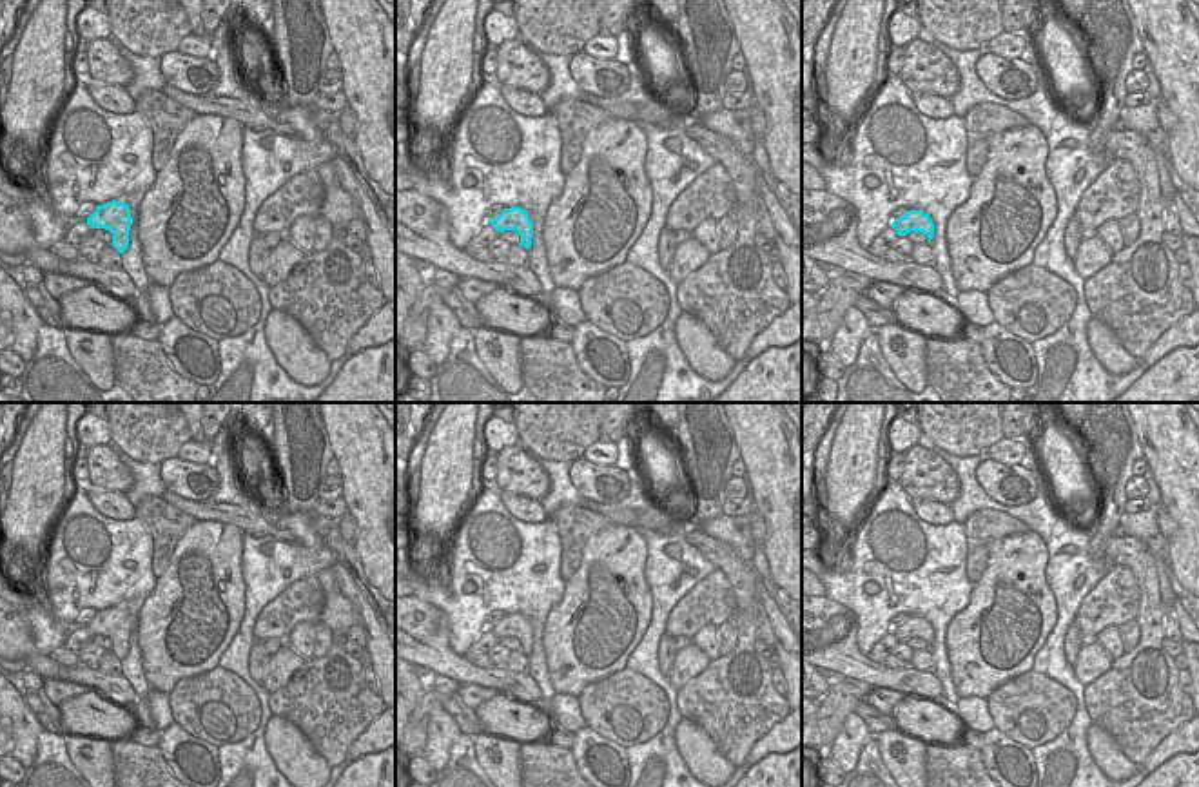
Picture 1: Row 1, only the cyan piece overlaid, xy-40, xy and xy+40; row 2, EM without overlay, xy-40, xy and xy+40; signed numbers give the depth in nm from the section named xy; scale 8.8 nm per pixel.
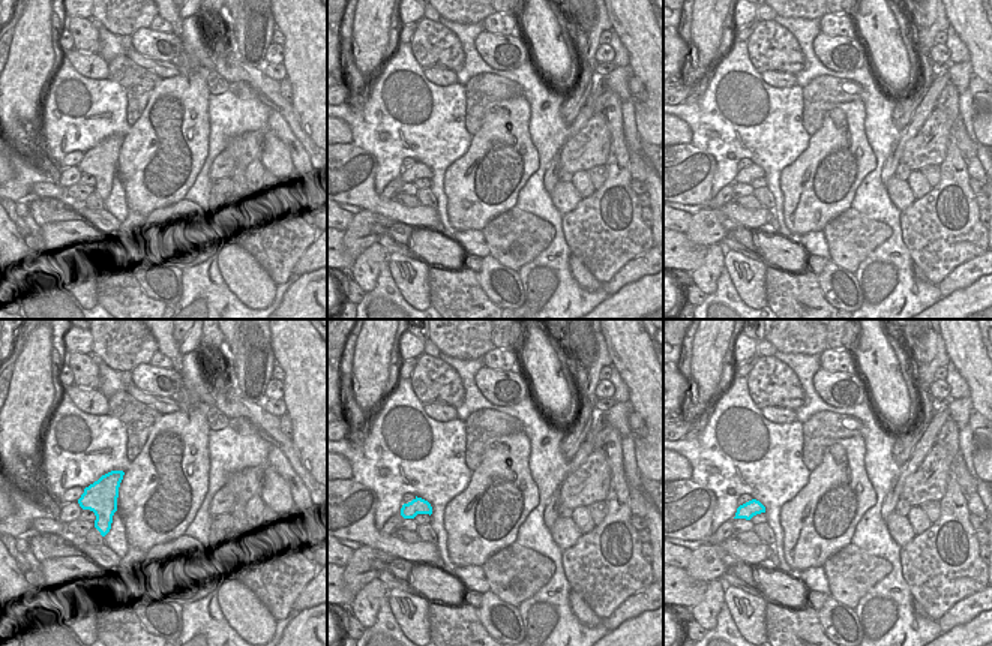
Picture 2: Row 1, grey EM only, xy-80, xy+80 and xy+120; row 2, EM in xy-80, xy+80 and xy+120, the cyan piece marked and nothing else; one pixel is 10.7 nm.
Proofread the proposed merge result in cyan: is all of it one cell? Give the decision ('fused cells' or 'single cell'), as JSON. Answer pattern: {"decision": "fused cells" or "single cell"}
{"decision": "single cell"}

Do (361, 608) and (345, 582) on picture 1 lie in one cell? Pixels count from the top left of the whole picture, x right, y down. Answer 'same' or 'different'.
same

